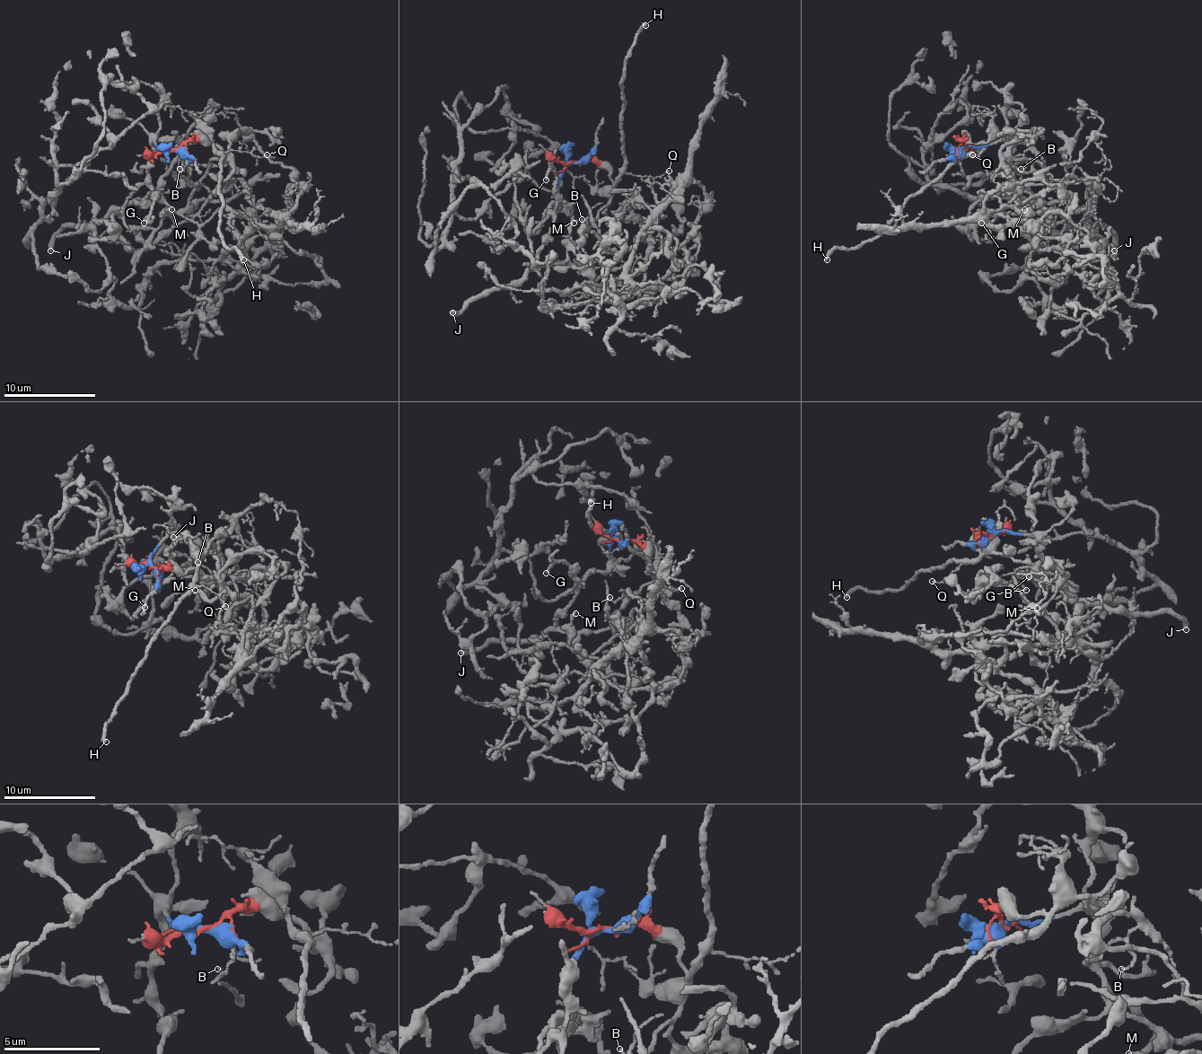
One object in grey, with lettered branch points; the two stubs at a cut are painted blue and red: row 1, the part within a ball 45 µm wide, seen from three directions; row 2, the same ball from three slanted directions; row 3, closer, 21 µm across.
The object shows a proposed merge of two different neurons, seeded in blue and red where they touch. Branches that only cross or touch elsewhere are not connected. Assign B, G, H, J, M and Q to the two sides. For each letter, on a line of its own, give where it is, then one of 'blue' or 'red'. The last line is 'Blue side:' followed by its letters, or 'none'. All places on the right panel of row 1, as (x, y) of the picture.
B: at (1021, 169); red
G: at (981, 223); blue
H: at (827, 259); red
J: at (1114, 250); blue
M: at (1024, 209); blue
Q: at (972, 154); red
Blue side: G, J, M

